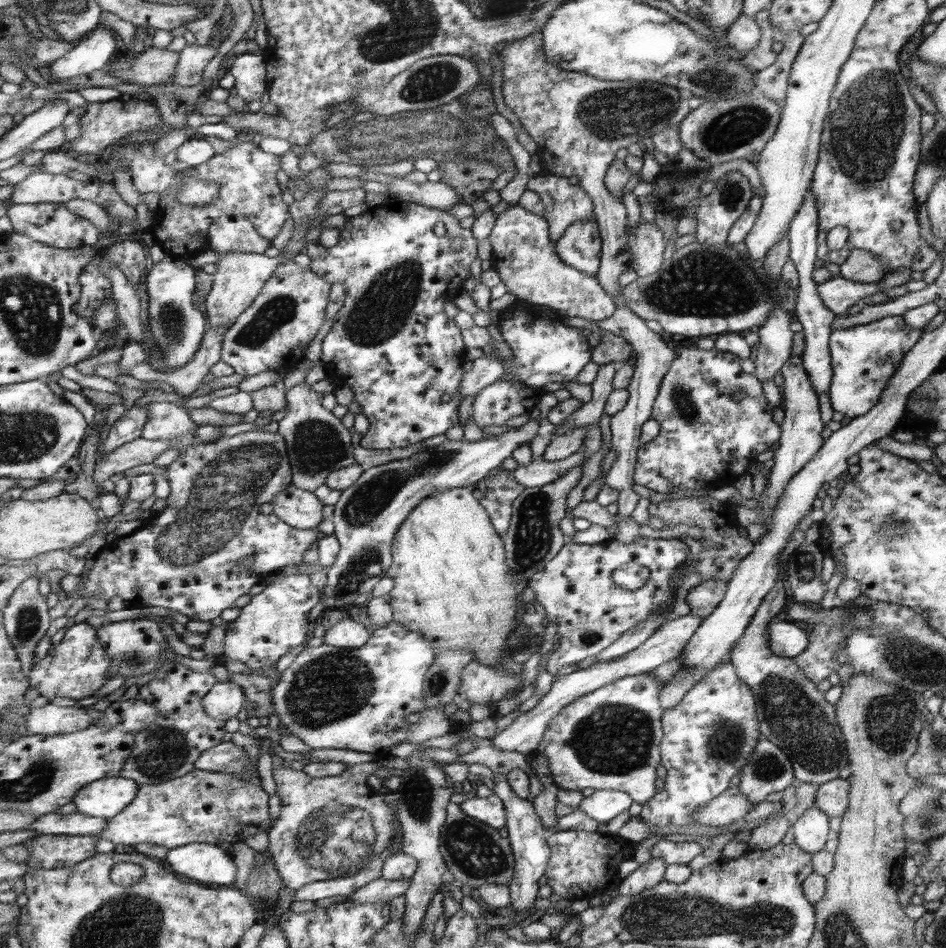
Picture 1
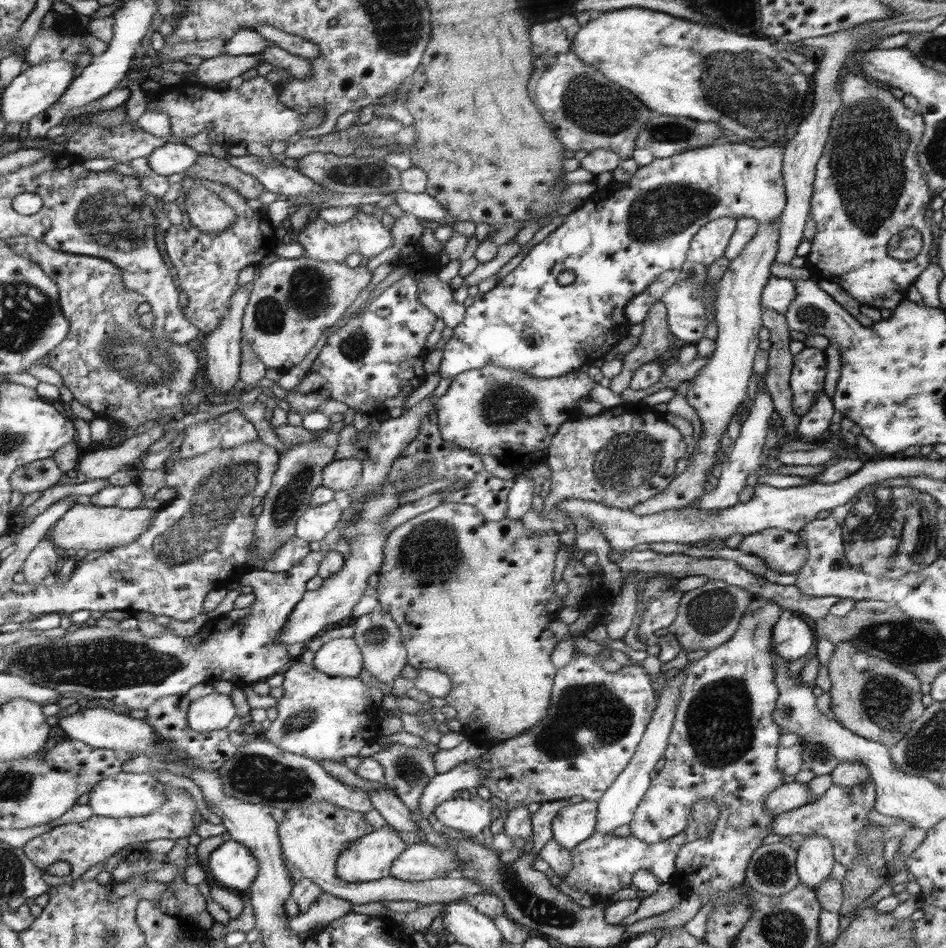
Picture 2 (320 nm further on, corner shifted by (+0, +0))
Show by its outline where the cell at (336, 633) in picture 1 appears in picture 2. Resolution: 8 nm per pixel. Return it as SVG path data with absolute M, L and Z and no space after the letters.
M338 638L323 644L316 652L314 667L332 678L354 678L365 666L362 650L355 638Z

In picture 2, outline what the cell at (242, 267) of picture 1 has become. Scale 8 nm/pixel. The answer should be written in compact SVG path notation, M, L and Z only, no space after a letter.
M253 283L238 286L238 291L234 293L231 300L231 310L223 316L221 324L212 332L203 334L199 339L200 347L204 350L204 359L207 360L206 370L204 374L209 377L209 383L213 392L230 392L234 388L234 384L238 382L238 370L241 370L241 340L243 338L242 317L245 314L245 306L250 300L253 293Z

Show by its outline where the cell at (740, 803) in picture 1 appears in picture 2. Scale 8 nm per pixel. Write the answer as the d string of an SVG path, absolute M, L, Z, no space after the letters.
M788 782L773 790L765 798L765 807L775 815L794 810L809 802L810 791L806 783Z

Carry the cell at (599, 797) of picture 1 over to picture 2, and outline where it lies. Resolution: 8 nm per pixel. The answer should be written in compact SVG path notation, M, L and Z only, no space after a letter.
M584 800L560 809L550 828L553 839L566 850L572 850L595 833L597 802Z

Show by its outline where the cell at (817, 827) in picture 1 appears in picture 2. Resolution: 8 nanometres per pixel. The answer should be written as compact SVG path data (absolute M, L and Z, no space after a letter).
M806 836L795 862L800 882L808 888L818 888L832 874L834 862L831 842L825 836Z

